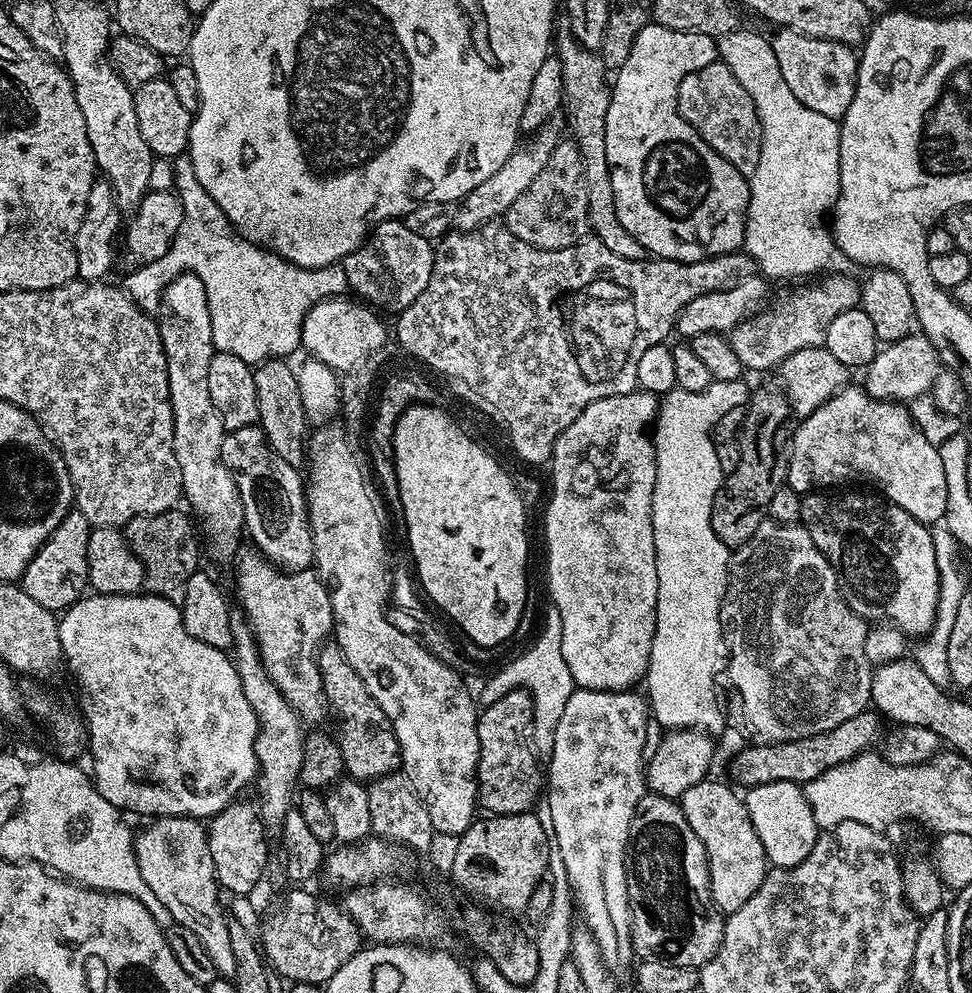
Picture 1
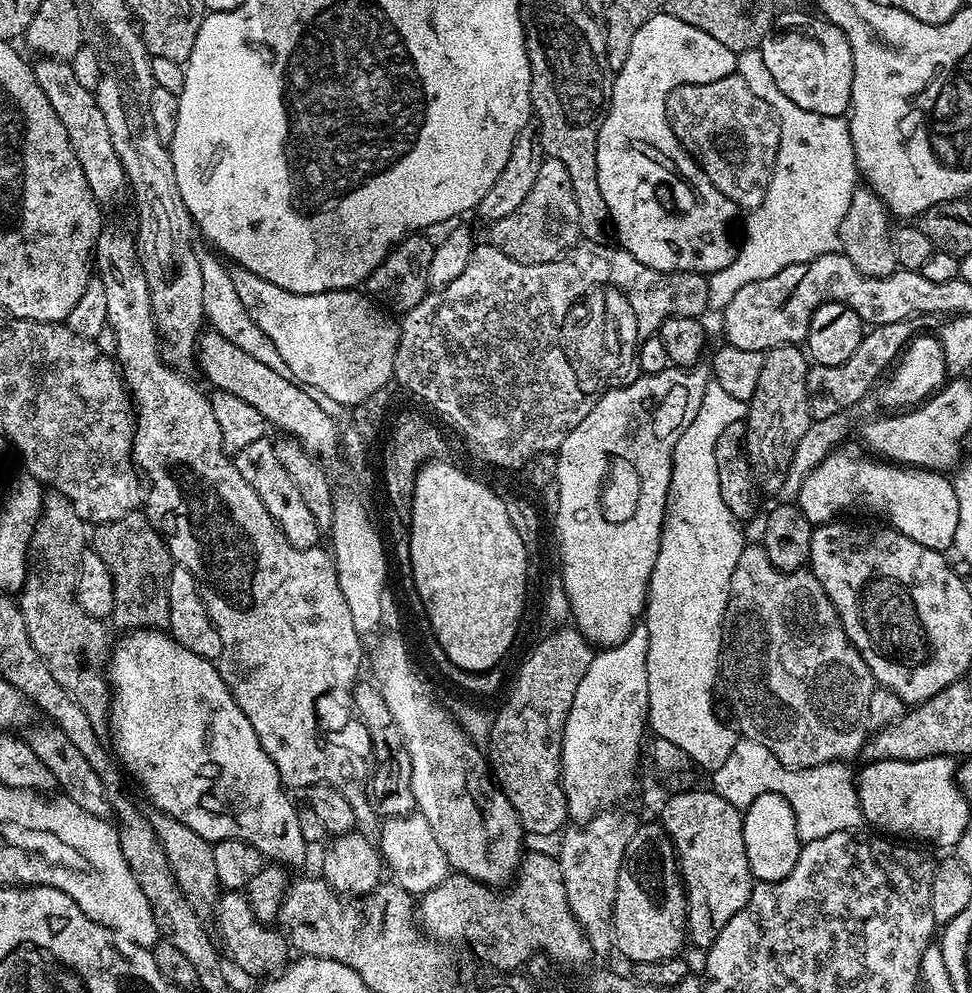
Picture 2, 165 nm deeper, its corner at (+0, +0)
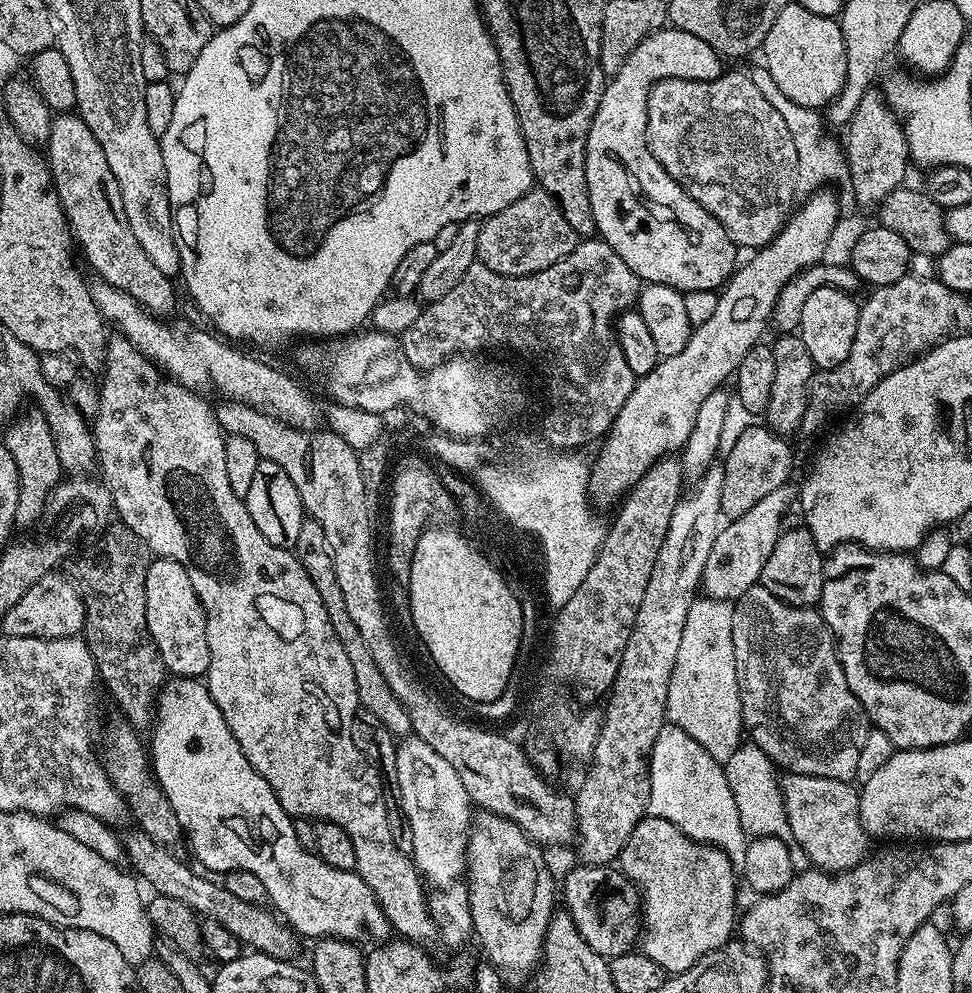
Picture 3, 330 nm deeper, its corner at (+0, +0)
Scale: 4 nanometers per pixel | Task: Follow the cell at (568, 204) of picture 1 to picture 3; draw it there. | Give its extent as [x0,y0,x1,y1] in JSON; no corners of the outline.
[477,186,578,276]

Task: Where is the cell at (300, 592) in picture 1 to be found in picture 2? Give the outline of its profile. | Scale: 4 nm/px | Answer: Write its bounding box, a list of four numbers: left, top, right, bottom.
[94,231,378,834]

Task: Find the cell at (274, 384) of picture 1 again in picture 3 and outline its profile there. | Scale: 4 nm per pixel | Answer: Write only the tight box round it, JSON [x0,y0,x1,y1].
[294,518,412,738]

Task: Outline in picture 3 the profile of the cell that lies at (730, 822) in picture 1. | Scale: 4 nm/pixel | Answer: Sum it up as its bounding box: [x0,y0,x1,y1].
[618,814,738,974]

